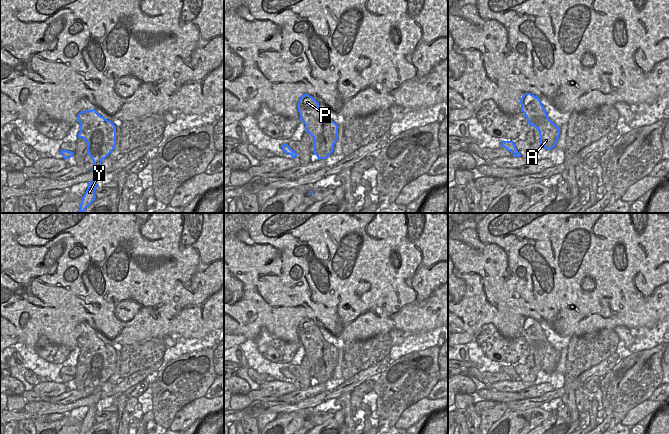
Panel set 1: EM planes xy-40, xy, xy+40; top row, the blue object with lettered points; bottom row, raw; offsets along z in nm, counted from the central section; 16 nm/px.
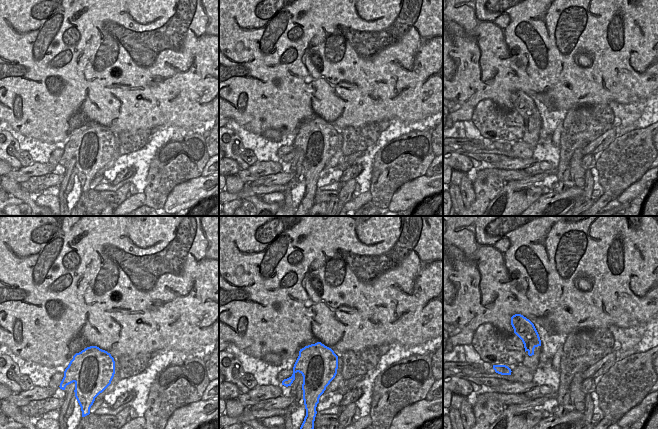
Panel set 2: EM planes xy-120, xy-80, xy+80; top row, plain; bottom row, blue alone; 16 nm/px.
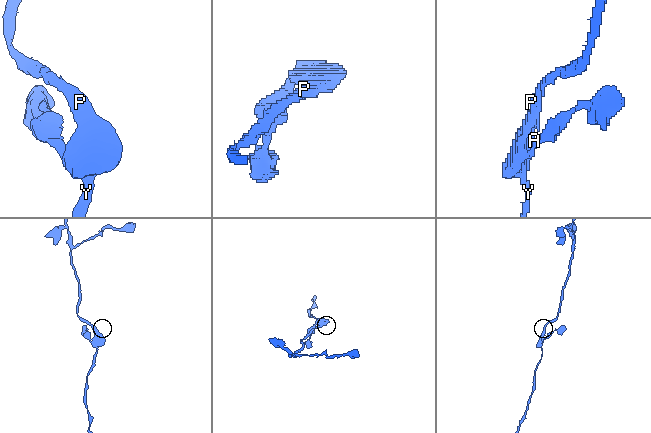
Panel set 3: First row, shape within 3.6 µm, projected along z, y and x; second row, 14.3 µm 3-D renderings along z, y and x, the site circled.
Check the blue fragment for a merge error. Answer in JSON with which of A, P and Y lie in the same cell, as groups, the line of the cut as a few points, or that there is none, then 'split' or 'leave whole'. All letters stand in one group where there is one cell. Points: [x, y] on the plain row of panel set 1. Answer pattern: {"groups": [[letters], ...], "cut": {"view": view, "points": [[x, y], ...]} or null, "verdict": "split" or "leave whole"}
{"groups": [["A", "P", "Y"]], "cut": null, "verdict": "leave whole"}

